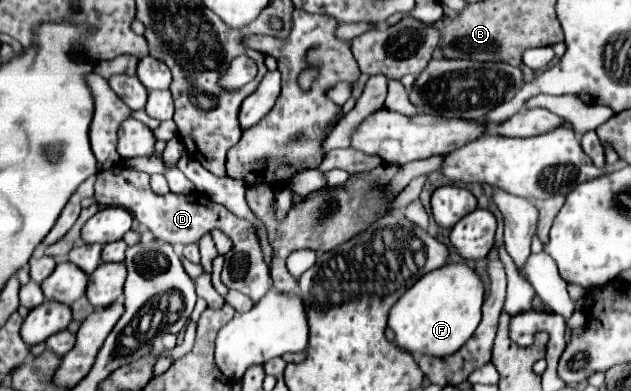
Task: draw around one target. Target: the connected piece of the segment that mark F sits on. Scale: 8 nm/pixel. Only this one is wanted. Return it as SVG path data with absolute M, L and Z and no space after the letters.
M444 264L444 268L436 268L422 276L390 310L388 326L396 332L396 344L412 354L432 354L432 356L448 356L456 352L476 330L480 324L480 308L484 302L484 282L468 264Z

